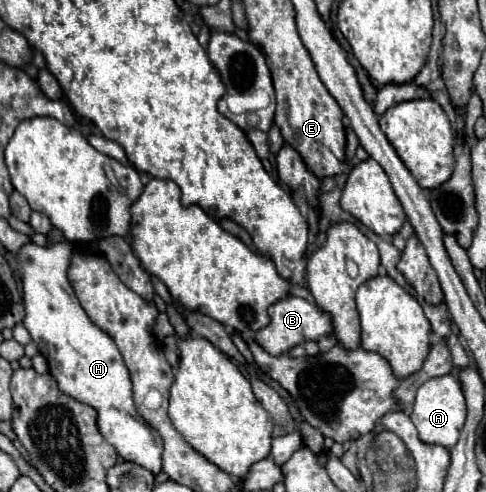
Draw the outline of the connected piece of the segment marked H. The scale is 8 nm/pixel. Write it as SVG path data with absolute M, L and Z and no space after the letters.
M62 241L52 247L38 247L34 243L22 247L18 261L24 271L24 327L46 357L50 375L54 375L60 391L96 411L100 435L124 461L132 461L158 475L162 471L162 449L156 445L152 429L134 407L132 381L116 343L88 319L70 287L66 277L70 253L70 241Z

